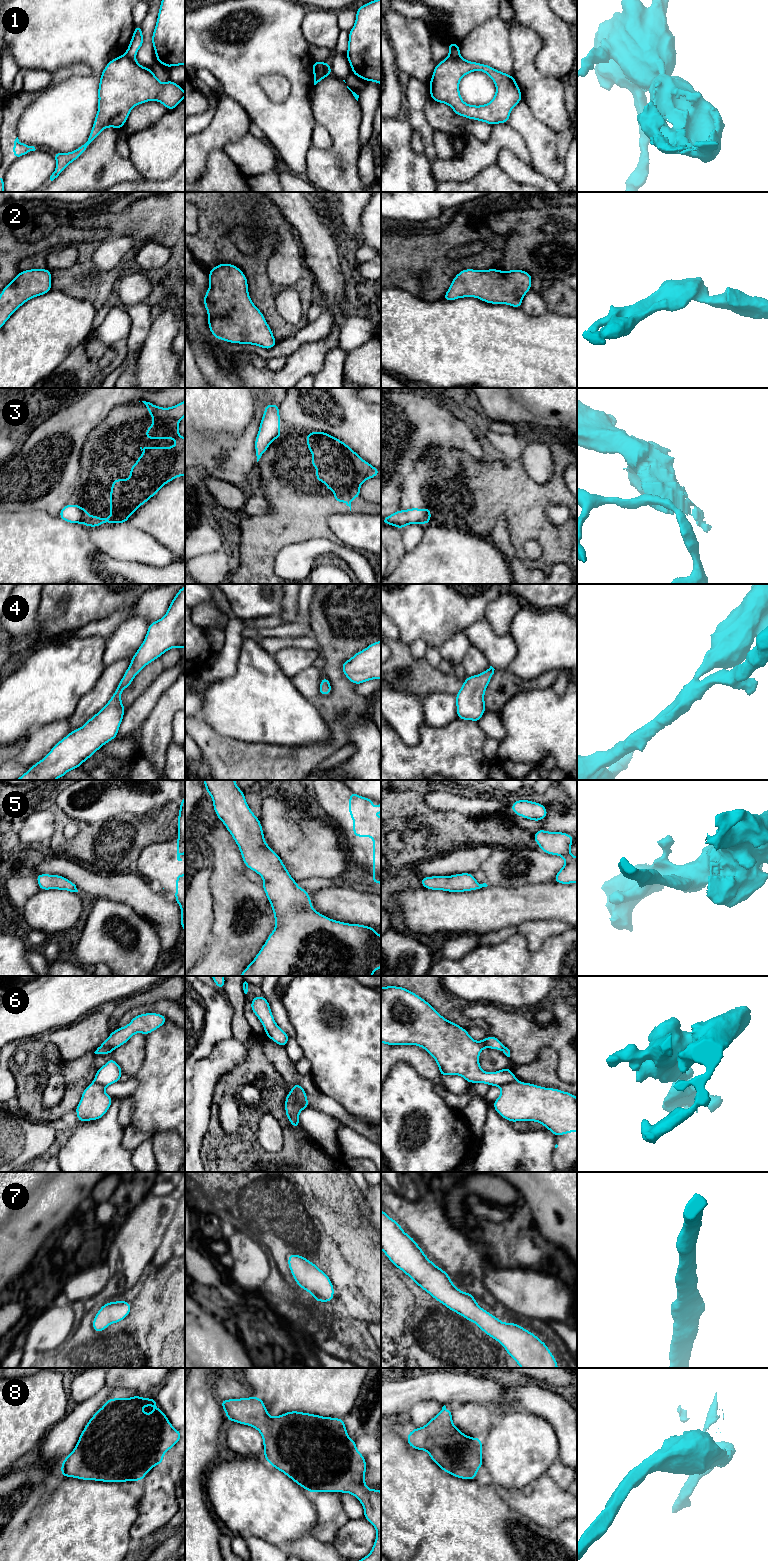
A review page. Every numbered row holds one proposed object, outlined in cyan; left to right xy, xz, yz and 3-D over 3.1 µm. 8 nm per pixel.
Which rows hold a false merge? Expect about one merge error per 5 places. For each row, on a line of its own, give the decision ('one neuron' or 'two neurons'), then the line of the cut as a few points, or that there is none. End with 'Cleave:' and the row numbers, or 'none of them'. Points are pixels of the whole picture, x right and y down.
1: two neurons; cut yz (449, 55), (459, 56)
2: one neuron; cut none
3: two neurons; cut xy (80, 507), (82, 522)
4: one neuron; cut none
5: one neuron; cut none
6: two neurons; cut xz (288, 1093), (302, 1108)
7: one neuron; cut none
8: one neuron; cut none
Cleave: 1, 3, 6

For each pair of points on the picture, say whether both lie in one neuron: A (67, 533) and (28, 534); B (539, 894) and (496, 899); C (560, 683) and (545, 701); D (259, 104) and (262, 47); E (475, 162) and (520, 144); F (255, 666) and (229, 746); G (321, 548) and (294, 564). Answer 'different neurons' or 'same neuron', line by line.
A: same neuron
B: same neuron
C: different neurons
D: same neuron
E: same neuron
F: different neurons
G: same neuron

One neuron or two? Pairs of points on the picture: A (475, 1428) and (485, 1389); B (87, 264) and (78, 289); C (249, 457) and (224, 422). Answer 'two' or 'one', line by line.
A: two
B: one
C: two

